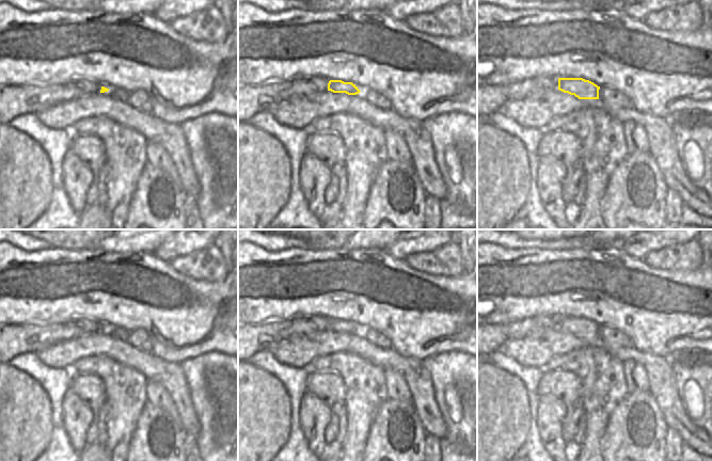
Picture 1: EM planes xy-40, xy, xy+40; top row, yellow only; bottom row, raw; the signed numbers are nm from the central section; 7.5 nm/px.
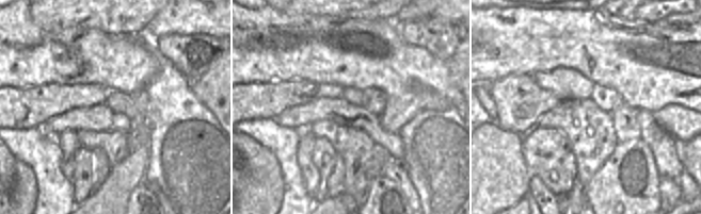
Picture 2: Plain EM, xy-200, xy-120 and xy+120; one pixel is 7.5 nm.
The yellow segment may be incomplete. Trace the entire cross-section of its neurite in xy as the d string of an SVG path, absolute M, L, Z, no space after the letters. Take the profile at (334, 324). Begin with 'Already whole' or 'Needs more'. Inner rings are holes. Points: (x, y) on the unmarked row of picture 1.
Already whole. M330 319L328 330L333 332L346 332L348 334L357 334L361 331L352 321L344 321L342 319Z

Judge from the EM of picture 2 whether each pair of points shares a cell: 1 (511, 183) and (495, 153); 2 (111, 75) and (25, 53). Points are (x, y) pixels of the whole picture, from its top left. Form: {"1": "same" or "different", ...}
{"1": "same", "2": "same"}

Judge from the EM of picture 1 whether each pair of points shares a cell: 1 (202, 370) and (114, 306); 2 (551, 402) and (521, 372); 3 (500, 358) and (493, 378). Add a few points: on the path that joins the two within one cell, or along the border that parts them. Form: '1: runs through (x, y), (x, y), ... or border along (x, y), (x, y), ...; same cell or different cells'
1: border along (210, 352), (186, 359), (180, 364); different cells
2: border along (540, 397), (537, 403), (536, 422); different cells
3: border along (488, 361), (512, 374), (518, 379); different cells

